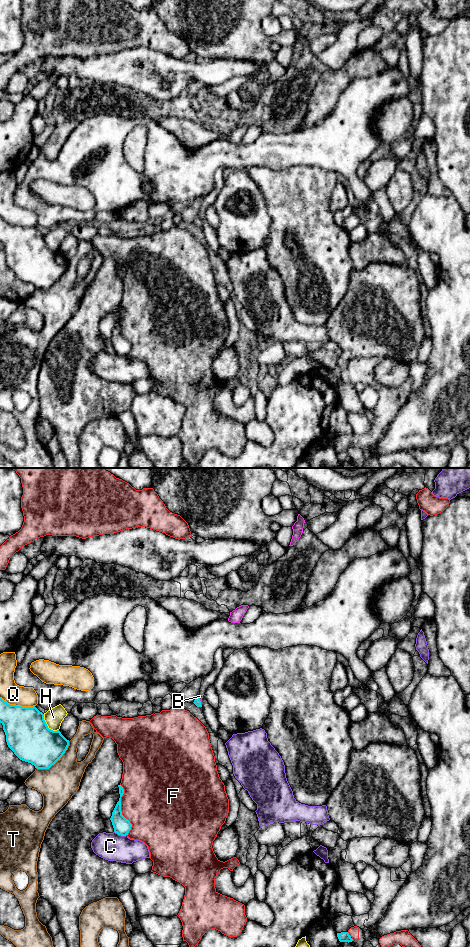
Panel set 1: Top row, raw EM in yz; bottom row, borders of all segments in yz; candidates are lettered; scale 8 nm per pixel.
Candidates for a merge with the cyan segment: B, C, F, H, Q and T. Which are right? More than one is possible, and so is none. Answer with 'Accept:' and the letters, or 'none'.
Accept: B

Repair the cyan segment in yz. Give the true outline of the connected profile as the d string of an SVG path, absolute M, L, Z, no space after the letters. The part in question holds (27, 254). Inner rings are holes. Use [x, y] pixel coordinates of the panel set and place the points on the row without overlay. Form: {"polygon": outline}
{"polygon": "M0 218L0 243L8 267L37 289L49 289L69 266L69 260L59 250L48 248L44 234L35 226L10 225Z"}

